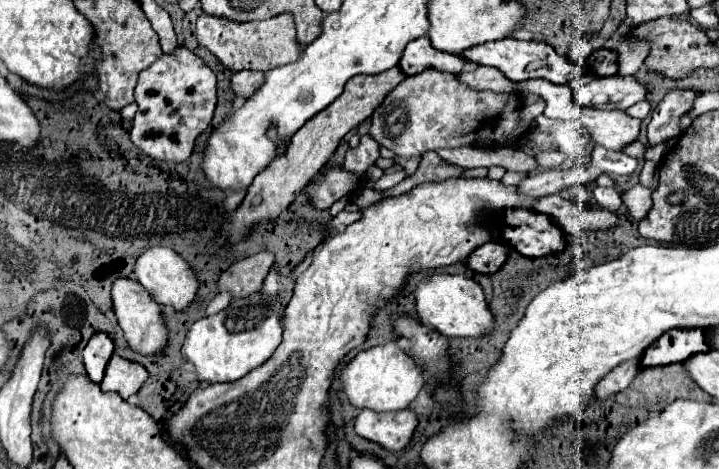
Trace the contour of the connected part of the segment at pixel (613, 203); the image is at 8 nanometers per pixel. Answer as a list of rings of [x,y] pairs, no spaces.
[[[596,186],[592,196],[598,200],[600,206],[604,206],[608,210],[616,212],[616,210],[622,208],[622,198],[620,198],[620,194],[614,188],[600,188],[600,186]]]

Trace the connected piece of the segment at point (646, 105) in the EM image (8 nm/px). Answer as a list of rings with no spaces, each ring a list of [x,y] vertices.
[[[644,100],[644,102],[638,102],[638,104],[634,104],[630,110],[626,110],[630,116],[634,116],[634,118],[640,118],[640,120],[644,120],[648,114],[650,114],[650,110],[652,110],[652,106],[650,106],[650,102],[648,100]]]

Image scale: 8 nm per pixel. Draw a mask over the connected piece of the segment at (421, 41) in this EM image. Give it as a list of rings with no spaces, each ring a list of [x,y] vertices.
[[[422,36],[422,38],[412,40],[406,46],[398,66],[402,68],[404,74],[412,76],[412,74],[420,74],[420,72],[424,72],[428,68],[436,68],[440,72],[450,72],[450,74],[460,74],[466,64],[468,62],[462,56],[436,50],[430,44],[430,40],[426,36]]]

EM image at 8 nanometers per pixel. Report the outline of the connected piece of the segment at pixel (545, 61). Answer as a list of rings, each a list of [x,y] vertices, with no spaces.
[[[504,38],[504,40],[494,40],[494,42],[486,42],[486,44],[478,44],[470,50],[466,50],[462,54],[466,60],[476,62],[476,64],[484,64],[484,66],[494,66],[498,68],[506,78],[510,78],[512,82],[520,82],[520,80],[528,80],[528,78],[544,78],[550,80],[554,84],[570,84],[572,80],[576,80],[578,76],[590,74],[588,68],[582,68],[578,64],[574,64],[568,56],[558,54],[550,44],[544,42],[524,42],[524,40],[514,40],[514,38]]]

